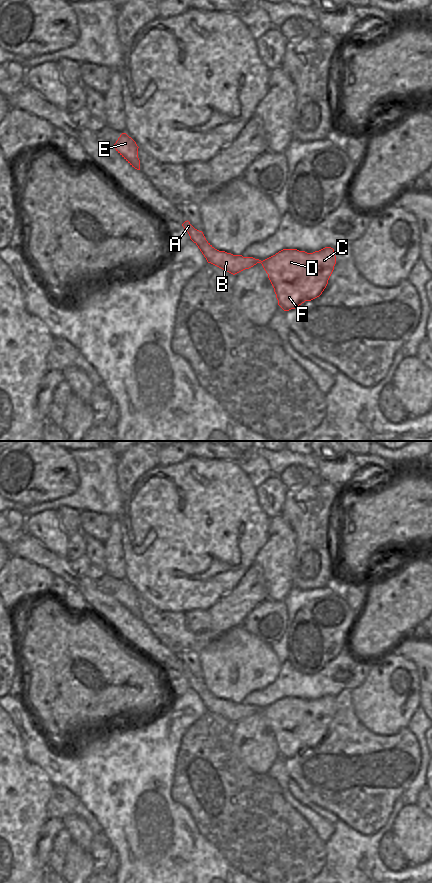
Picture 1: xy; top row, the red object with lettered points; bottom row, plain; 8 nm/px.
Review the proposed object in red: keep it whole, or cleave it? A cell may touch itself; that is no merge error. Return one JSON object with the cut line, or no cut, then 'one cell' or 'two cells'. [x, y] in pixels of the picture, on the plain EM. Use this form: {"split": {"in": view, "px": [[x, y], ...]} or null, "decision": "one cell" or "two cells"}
{"split": null, "decision": "one cell"}

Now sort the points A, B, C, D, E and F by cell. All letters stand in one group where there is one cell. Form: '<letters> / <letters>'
A B C D E F

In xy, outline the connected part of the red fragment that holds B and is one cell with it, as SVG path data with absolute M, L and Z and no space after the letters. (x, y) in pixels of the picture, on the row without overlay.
M188 668L182 674L208 711L233 723L261 711L274 736L278 753L284 759L295 757L305 749L319 745L326 736L336 712L334 697L331 695L313 701L283 697L263 709L233 703L215 697L206 688L203 680L195 677Z

